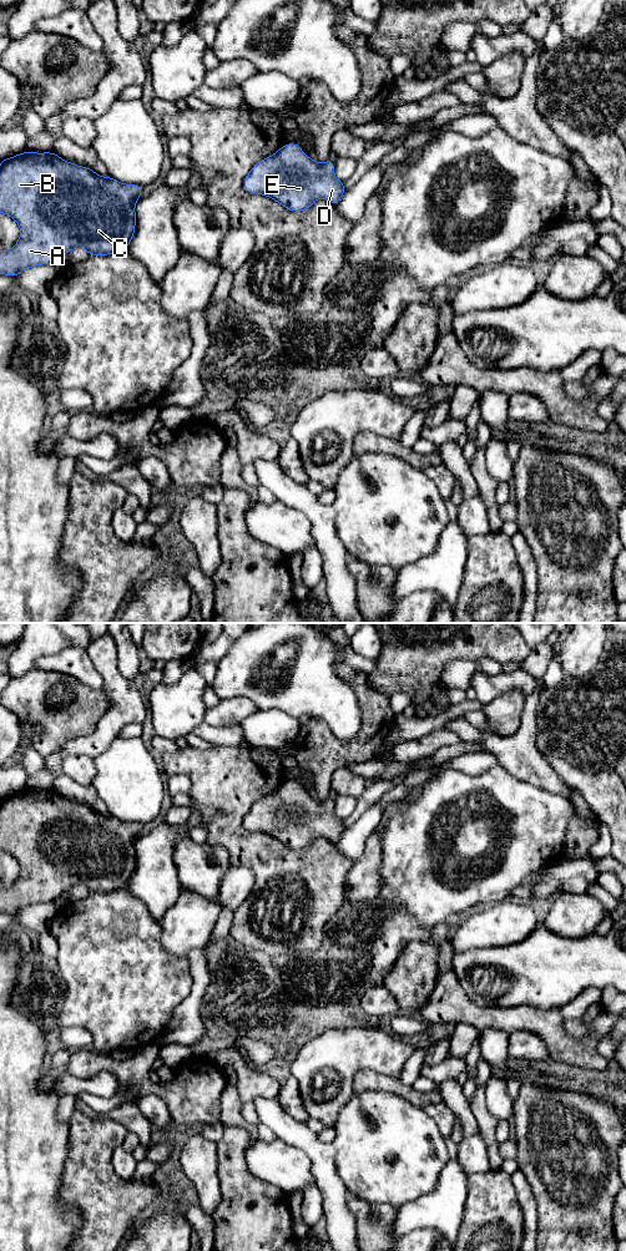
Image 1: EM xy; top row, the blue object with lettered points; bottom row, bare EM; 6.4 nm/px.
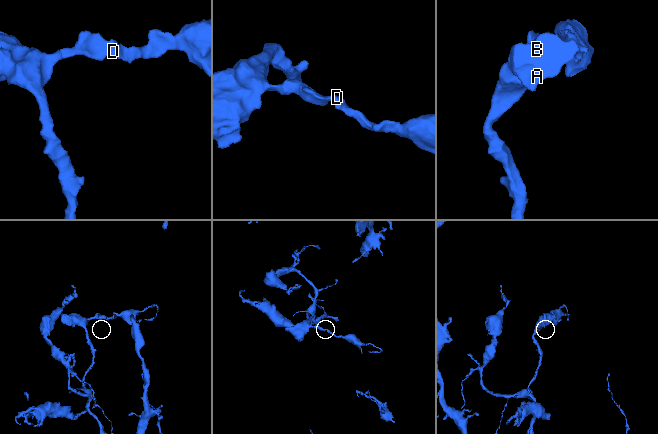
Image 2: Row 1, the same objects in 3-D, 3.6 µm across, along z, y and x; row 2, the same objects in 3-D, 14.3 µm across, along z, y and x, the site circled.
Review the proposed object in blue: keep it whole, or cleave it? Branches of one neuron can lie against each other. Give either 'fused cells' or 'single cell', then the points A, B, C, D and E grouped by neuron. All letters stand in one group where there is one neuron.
single cell; A B C D E

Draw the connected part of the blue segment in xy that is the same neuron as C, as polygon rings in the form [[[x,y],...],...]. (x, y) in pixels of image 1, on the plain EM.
[[[27,790],[0,800],[0,851],[15,857],[20,876],[10,888],[0,888],[0,912],[17,915],[21,908],[41,902],[55,902],[72,887],[86,887],[89,893],[110,893],[126,890],[135,872],[136,840],[141,836],[138,822],[125,822],[112,815],[101,815],[94,807],[77,804],[54,790]]]

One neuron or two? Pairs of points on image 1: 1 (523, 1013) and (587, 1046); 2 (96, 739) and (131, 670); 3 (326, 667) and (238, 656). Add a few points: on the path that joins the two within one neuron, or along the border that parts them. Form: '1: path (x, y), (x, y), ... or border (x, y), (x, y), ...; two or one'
1: path (539, 1022), (565, 1047), (571, 1047); one
2: border (116, 651), (116, 667), (130, 680); two
3: path (297, 685), (283, 695), (266, 698), (242, 684); one

